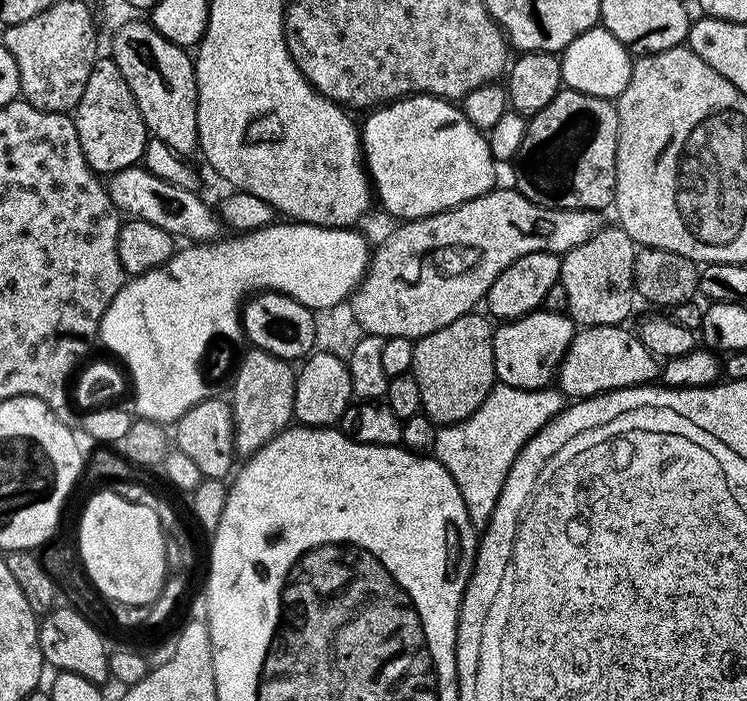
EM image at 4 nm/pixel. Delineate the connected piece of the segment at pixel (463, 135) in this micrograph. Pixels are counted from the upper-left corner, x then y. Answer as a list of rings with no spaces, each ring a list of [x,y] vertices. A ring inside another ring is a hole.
[[[406,96],[403,100],[393,100],[387,106],[369,111],[362,120],[362,155],[366,161],[366,171],[370,177],[374,196],[396,220],[403,222],[420,220],[438,212],[456,208],[470,199],[486,195],[497,183],[497,161],[488,149],[485,133],[475,128],[466,119],[463,111],[450,100],[438,96]]]

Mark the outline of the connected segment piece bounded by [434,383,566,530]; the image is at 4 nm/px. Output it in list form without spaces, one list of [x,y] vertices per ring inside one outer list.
[[[497,383],[490,390],[486,402],[482,402],[482,406],[478,406],[470,418],[457,424],[445,424],[437,431],[434,458],[450,474],[450,478],[454,478],[454,486],[458,486],[466,502],[466,514],[470,514],[470,522],[475,528],[483,530],[490,522],[490,514],[494,514],[494,502],[498,502],[498,494],[502,494],[502,482],[506,482],[506,474],[510,474],[510,466],[514,466],[518,450],[522,450],[530,437],[538,434],[538,430],[542,430],[542,426],[546,426],[546,422],[550,422],[550,418],[554,418],[565,407],[566,397],[559,387],[522,390]]]

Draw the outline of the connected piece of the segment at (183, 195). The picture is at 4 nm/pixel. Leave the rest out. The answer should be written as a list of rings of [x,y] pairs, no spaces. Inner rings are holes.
[[[133,166],[121,172],[111,173],[106,187],[108,197],[114,206],[120,209],[125,217],[134,220],[145,220],[154,226],[162,226],[174,238],[180,236],[184,242],[193,244],[211,244],[221,239],[222,221],[206,201],[199,195],[199,191],[174,186],[174,182],[166,182],[143,166]]]

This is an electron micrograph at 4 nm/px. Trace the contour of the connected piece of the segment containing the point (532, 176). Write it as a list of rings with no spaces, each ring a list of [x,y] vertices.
[[[565,87],[540,112],[528,120],[526,138],[514,161],[514,187],[534,204],[546,208],[573,208],[601,211],[616,198],[616,159],[618,158],[618,114],[611,99],[575,92]]]

